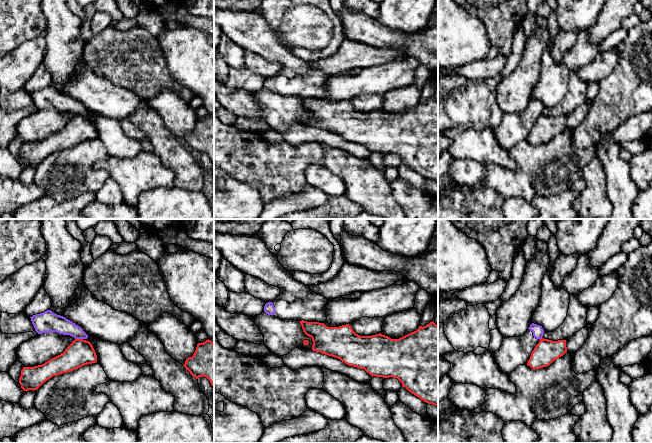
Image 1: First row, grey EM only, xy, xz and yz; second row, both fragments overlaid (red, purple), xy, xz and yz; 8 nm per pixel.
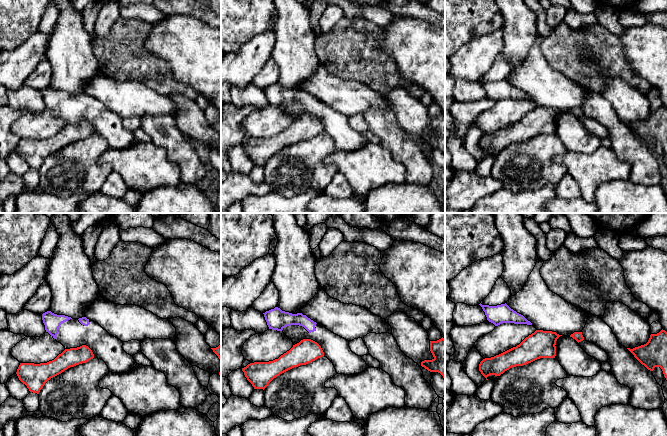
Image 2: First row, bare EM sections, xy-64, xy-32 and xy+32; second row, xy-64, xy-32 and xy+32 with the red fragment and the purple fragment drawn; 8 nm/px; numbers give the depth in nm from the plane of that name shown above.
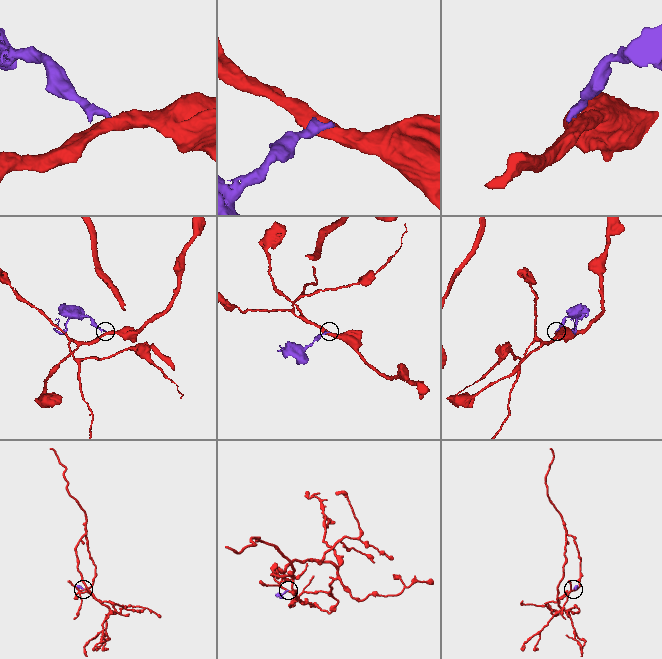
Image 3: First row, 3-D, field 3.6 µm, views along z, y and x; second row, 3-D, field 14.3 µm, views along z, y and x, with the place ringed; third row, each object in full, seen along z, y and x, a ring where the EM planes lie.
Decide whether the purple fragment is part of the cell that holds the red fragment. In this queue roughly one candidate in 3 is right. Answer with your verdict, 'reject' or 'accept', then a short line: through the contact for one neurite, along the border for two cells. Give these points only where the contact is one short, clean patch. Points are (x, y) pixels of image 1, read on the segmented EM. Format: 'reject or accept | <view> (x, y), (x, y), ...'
reject | xy (75, 338), (82, 339)

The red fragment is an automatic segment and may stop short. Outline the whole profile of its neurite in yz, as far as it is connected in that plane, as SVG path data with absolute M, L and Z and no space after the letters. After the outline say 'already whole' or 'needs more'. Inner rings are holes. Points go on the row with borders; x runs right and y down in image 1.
M542 338L532 351L527 365L532 369L540 369L549 366L566 352L566 340L552 341Z | already whole

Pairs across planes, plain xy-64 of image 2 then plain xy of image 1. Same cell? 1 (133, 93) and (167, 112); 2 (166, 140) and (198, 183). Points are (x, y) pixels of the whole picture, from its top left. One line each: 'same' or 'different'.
1: different
2: same

